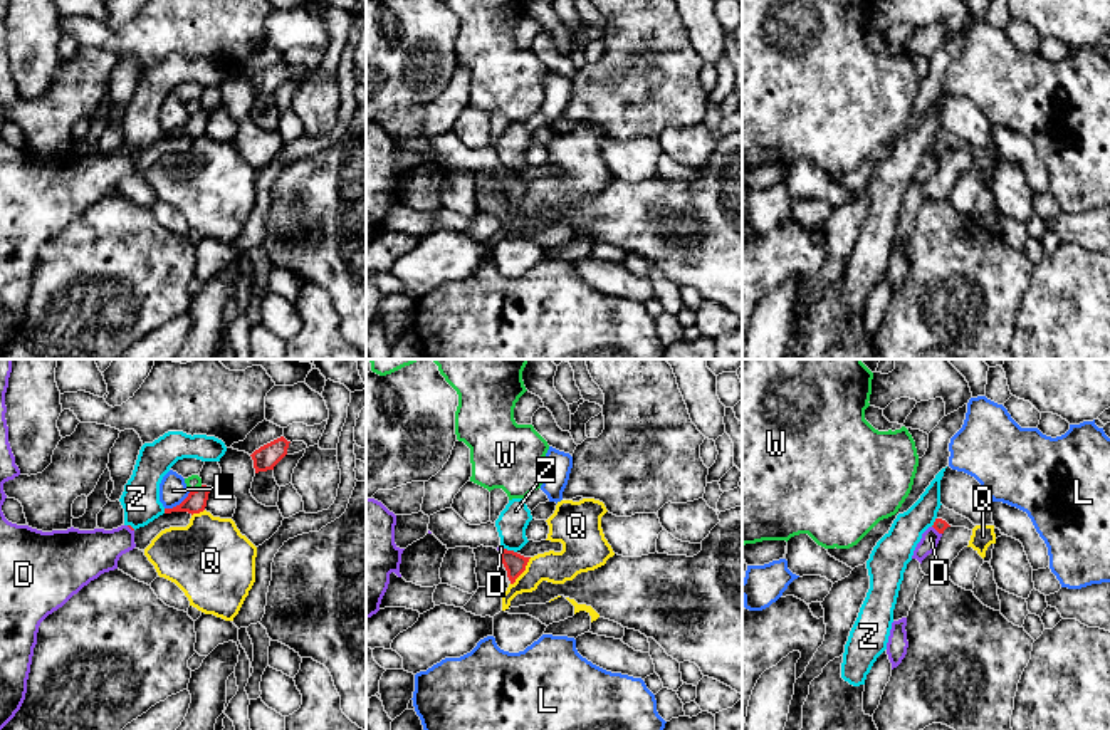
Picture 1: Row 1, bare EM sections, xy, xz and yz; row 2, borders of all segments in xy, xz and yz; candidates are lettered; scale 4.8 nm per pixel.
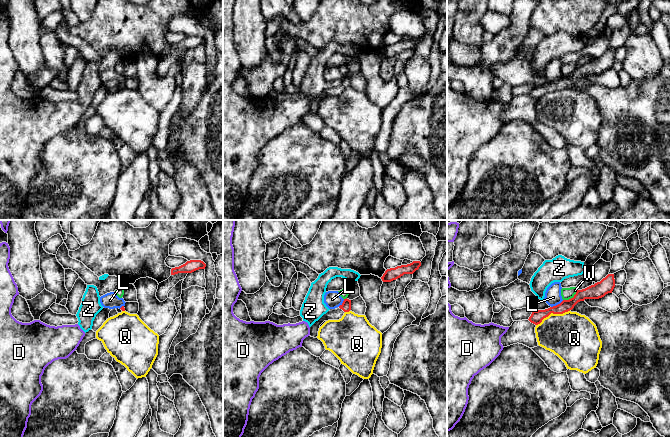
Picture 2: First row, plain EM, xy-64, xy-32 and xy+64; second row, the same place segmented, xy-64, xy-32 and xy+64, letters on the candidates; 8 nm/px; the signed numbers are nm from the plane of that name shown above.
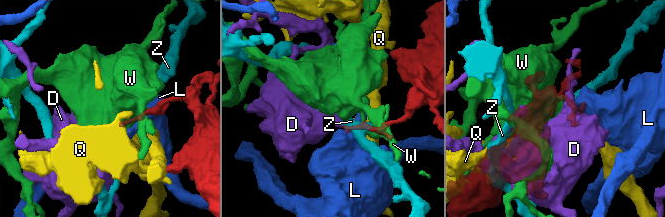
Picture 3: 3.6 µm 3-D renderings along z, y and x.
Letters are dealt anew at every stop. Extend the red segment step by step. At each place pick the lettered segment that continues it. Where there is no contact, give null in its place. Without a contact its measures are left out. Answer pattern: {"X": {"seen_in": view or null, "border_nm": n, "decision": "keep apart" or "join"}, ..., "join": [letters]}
{"D": {"seen_in": "yz", "border_nm": 60, "decision": "keep apart"}, "L": {"seen_in": "xy", "border_nm": 150, "decision": "keep apart"}, "Q": {"seen_in": "xz", "border_nm": 170, "decision": "keep apart"}, "W": {"seen_in": "xy", "border_nm": 70, "decision": "keep apart"}, "Z": {"seen_in": "xz", "border_nm": 70, "decision": "keep apart"}, "join": []}

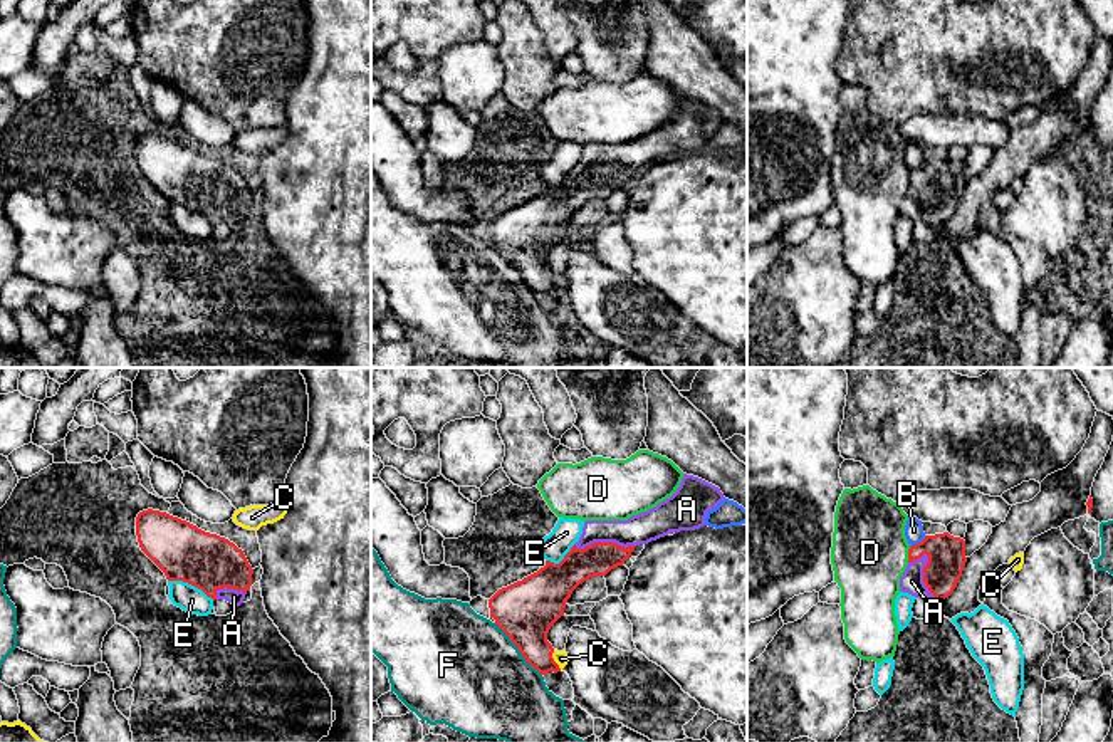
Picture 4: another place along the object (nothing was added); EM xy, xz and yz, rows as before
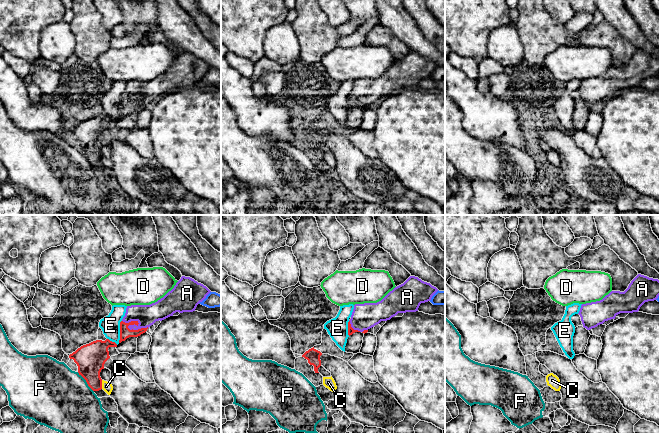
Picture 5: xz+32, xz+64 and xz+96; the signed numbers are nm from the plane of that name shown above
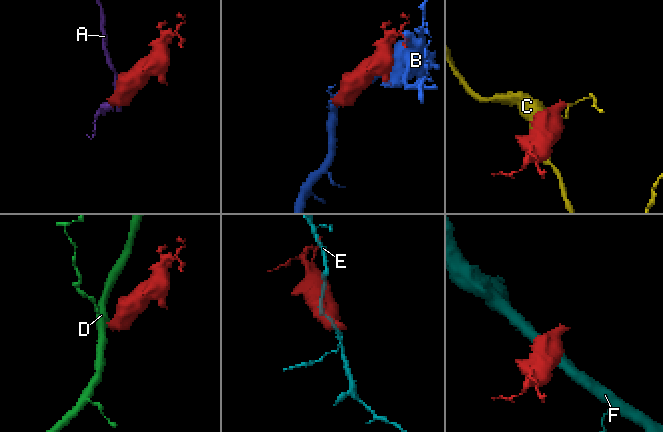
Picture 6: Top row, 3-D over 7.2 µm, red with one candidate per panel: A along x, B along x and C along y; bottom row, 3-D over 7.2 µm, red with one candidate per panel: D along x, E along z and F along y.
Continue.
{"A": {"seen_in": "yz", "border_nm": 240, "decision": "join"}, "B": {"seen_in": "yz", "border_nm": 90, "decision": "keep apart"}, "C": {"seen_in": "xz", "border_nm": 100, "decision": "keep apart"}, "D": {"seen_in": "yz", "border_nm": 80, "decision": "keep apart"}, "E": {"seen_in": "xy", "border_nm": 240, "decision": "keep apart"}, "F": {"seen_in": "xz", "border_nm": 340, "decision": "keep apart"}, "join": ["A"]}

